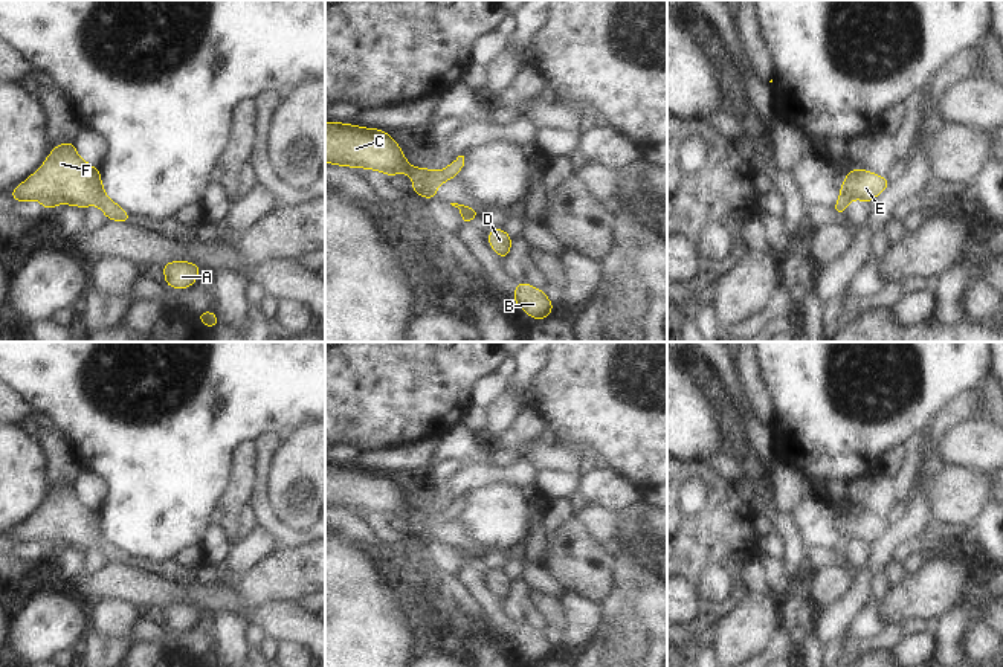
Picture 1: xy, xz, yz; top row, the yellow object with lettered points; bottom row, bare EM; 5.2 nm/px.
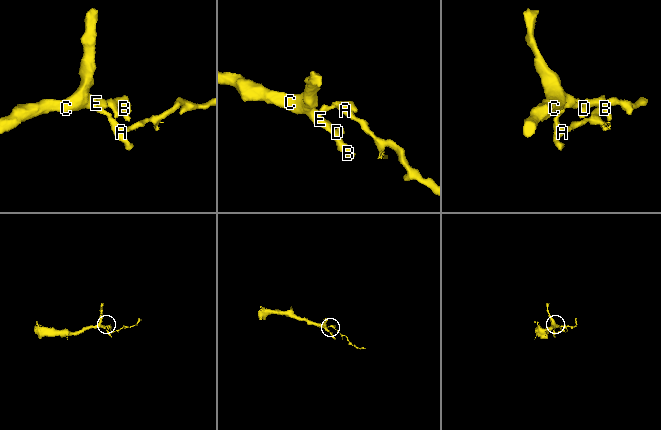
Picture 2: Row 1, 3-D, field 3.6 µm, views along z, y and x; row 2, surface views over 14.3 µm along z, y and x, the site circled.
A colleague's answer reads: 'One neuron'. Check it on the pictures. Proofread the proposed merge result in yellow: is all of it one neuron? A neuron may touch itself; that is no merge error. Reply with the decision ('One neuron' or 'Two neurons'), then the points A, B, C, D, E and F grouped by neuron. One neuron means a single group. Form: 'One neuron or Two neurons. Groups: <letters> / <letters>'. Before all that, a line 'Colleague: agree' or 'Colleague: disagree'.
Colleague: agree
One neuron. Groups: A B C D E F.

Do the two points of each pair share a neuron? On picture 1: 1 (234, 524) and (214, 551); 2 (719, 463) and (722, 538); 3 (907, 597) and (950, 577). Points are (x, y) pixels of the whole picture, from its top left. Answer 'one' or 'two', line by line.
1: two
2: two
3: one

